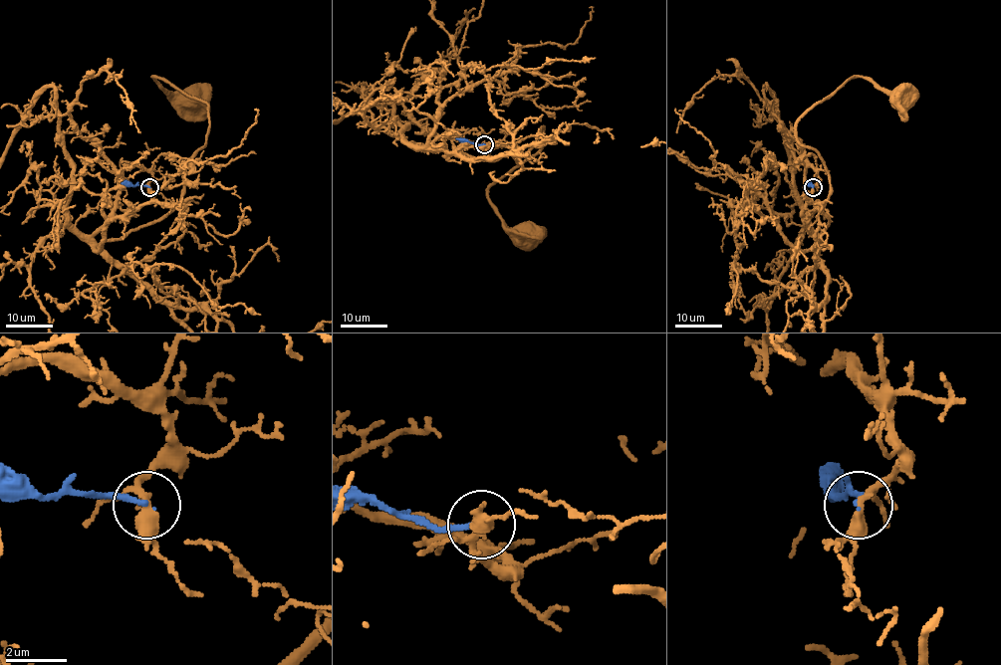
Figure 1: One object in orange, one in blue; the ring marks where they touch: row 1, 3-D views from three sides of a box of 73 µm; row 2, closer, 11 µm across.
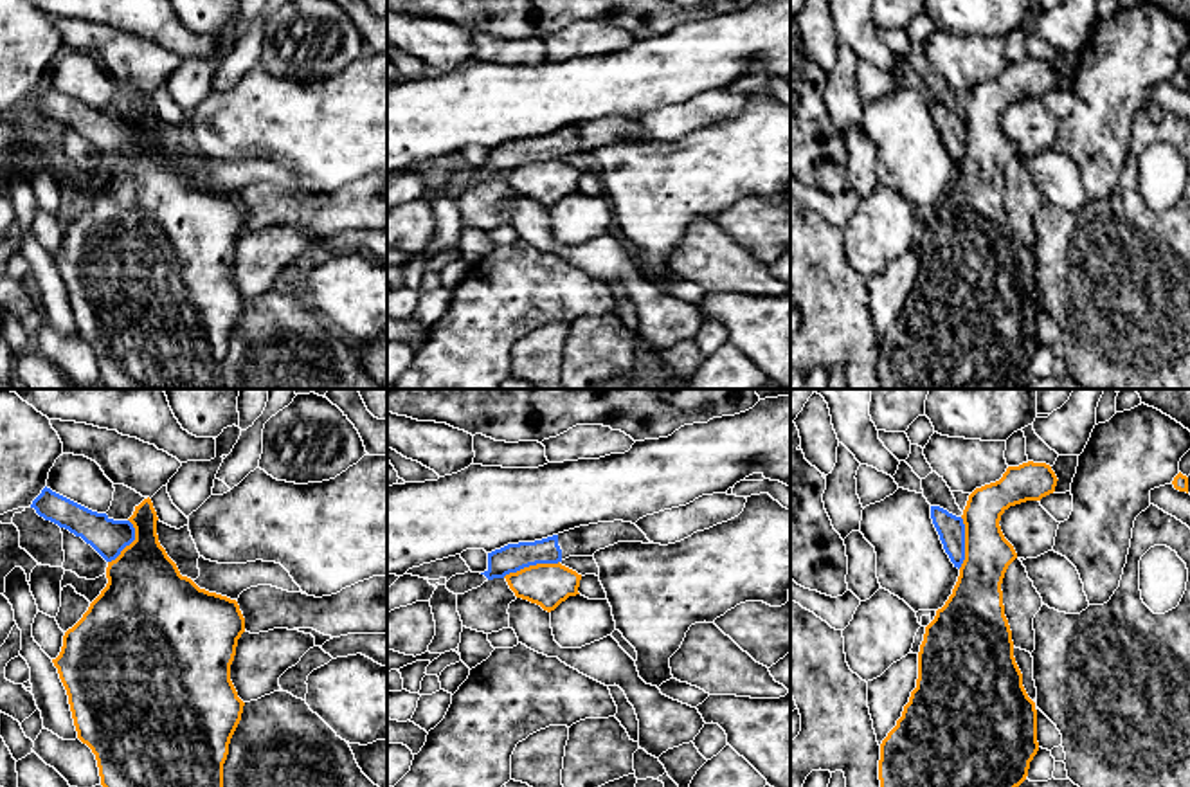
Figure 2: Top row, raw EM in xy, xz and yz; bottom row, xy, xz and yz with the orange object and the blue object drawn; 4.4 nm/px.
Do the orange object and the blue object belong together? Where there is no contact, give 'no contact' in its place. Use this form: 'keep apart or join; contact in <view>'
keep apart; contact in xz

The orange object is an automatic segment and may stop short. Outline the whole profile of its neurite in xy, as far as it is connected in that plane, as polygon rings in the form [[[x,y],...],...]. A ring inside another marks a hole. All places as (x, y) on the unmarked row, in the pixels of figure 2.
[[[151,95],[128,115],[135,137],[108,158],[108,180],[83,214],[65,229],[56,256],[67,286],[77,335],[95,351],[101,382],[108,389],[223,389],[223,360],[245,299],[230,277],[230,261],[245,214],[236,196],[200,185],[182,173],[157,131]]]

